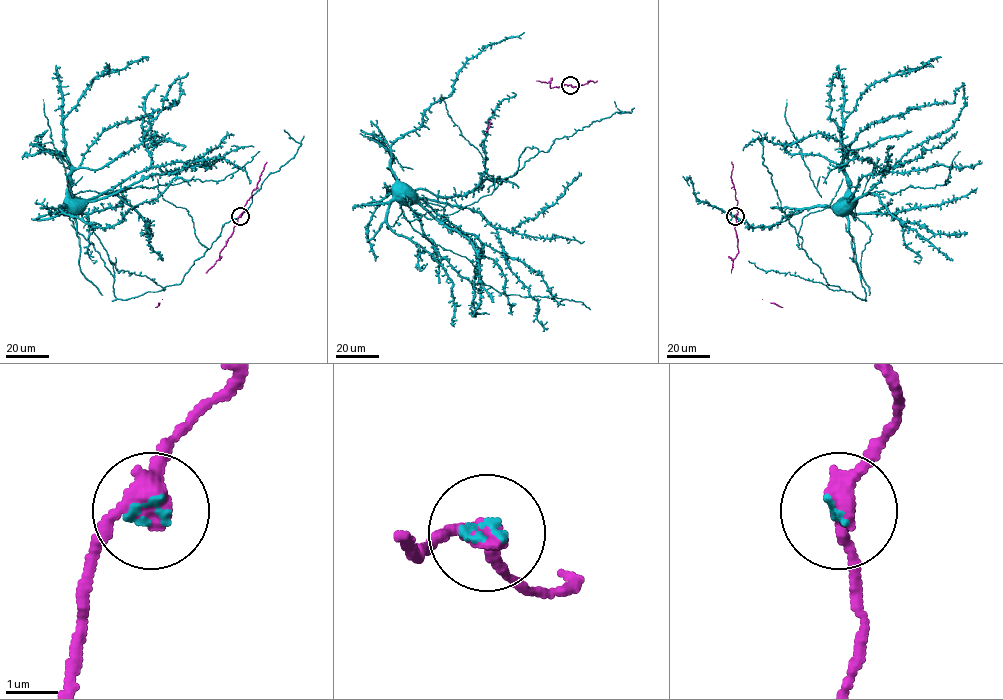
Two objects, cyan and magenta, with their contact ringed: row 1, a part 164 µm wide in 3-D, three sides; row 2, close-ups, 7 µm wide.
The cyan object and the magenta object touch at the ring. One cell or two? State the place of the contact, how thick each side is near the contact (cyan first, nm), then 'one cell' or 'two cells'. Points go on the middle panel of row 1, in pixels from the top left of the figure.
at (570, 85); 110 nm thick on the cyan side, 400 nm on the other; one cell

